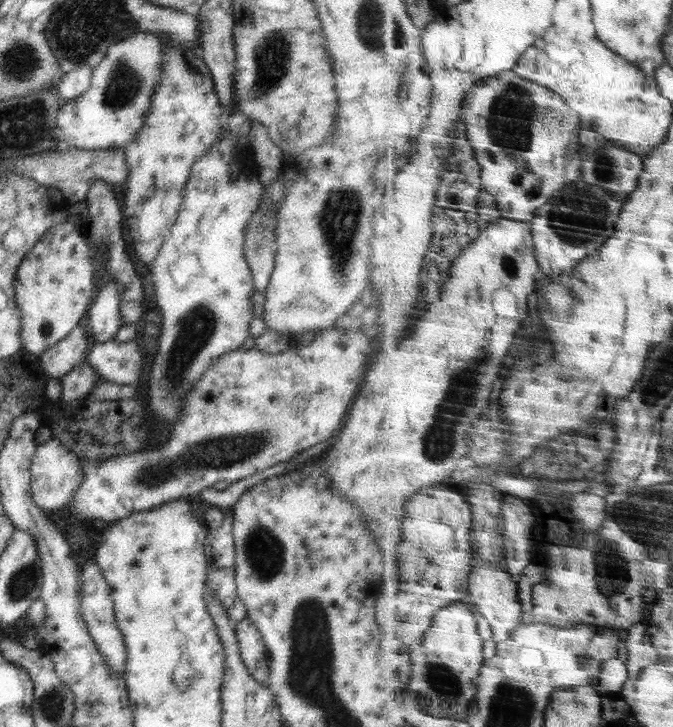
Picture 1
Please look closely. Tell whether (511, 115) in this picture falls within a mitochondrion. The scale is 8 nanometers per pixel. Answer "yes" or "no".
yes

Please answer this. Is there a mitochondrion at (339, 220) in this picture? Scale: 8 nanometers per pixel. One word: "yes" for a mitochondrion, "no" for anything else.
yes

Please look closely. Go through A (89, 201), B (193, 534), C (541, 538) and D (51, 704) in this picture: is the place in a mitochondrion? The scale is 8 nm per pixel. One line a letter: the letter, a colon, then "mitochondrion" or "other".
A: other
B: other
C: other
D: mitochondrion

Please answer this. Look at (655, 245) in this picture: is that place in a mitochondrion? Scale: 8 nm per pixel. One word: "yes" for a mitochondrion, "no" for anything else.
no

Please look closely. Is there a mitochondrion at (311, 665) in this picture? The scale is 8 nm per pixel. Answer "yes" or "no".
yes

